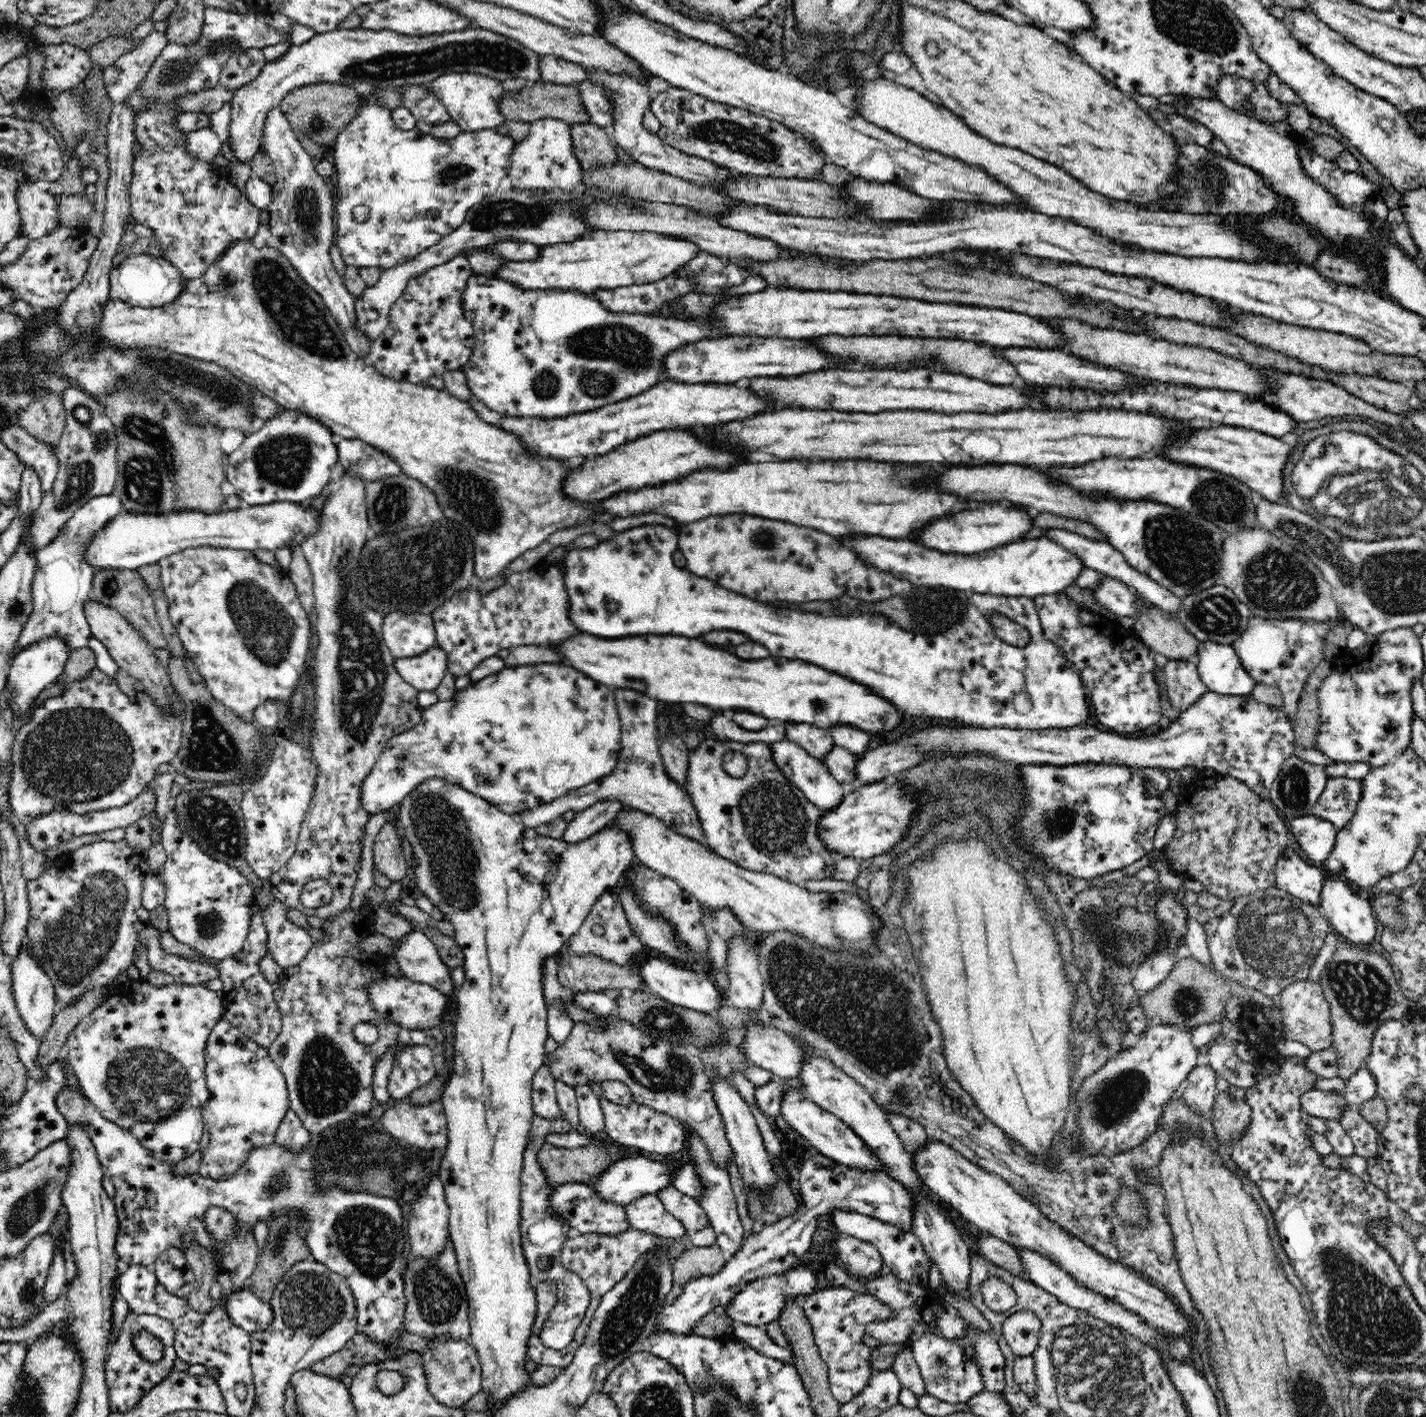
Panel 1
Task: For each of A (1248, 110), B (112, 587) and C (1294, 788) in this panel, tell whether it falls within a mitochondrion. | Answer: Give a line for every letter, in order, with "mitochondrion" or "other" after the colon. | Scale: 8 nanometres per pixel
A: other
B: mitochondrion
C: mitochondrion

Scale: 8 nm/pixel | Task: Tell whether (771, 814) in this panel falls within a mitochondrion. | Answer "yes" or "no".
yes

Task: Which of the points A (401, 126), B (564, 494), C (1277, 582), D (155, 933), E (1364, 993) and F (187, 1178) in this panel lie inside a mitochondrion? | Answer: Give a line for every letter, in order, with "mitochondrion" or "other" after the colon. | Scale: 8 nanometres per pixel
A: other
B: other
C: mitochondrion
D: other
E: mitochondrion
F: other

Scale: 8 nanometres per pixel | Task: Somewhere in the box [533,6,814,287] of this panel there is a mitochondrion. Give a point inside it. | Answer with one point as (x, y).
(751, 143)

